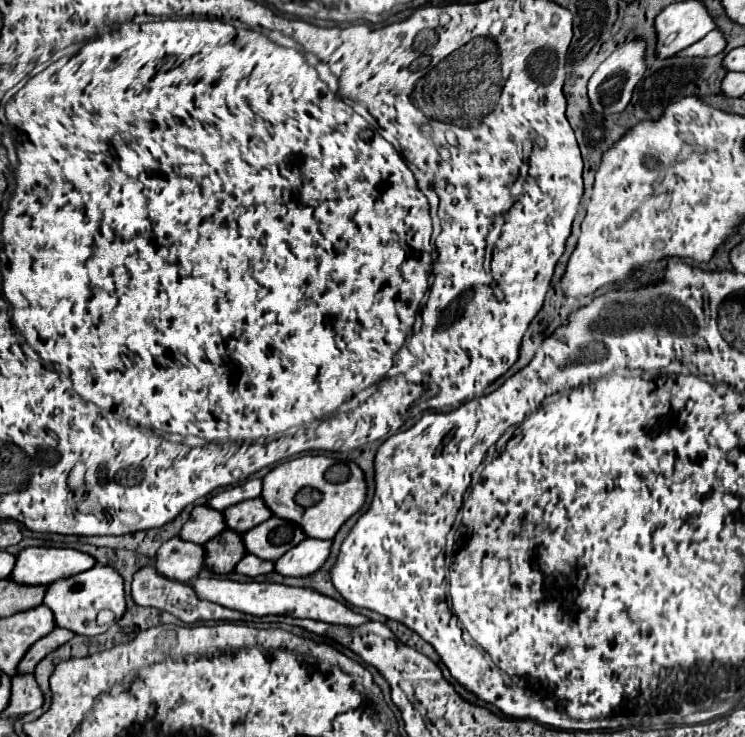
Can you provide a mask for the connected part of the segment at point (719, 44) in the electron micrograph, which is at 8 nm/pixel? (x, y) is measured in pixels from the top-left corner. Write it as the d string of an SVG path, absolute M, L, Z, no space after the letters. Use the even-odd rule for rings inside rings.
M712 30L706 38L698 40L696 44L692 44L688 50L682 50L678 56L712 56L712 54L720 54L726 48L726 38L722 38L722 34L718 30Z

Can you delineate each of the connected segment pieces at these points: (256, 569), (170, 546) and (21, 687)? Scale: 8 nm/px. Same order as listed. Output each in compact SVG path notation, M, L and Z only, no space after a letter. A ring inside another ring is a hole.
M246 554L234 568L236 572L240 574L246 574L246 576L260 576L260 574L268 574L274 570L274 562L272 560L262 560L258 556L252 556L252 554Z
M172 538L160 546L156 554L156 570L166 578L190 582L202 570L204 560L204 546L182 538Z
M16 674L12 678L12 698L10 706L2 716L18 716L18 714L28 714L34 712L44 704L44 692L36 684L34 674Z

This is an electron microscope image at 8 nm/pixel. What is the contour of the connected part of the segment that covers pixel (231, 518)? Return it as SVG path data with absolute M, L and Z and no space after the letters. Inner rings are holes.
M258 496L258 500L244 500L242 504L234 504L234 508L226 508L224 518L228 528L244 534L250 528L272 518L272 512L268 512L266 502Z

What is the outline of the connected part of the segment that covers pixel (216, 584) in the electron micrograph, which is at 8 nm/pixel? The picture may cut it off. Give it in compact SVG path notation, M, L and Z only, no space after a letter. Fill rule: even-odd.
M196 578L192 582L198 598L216 602L220 606L240 610L252 616L266 616L266 614L286 614L294 618L310 618L310 620L322 620L328 624L344 624L344 626L360 626L368 622L364 614L354 612L346 604L320 594L318 590L312 588L298 588L298 586L286 586L286 584L276 584L276 582L234 582L228 578L208 578L200 580Z

